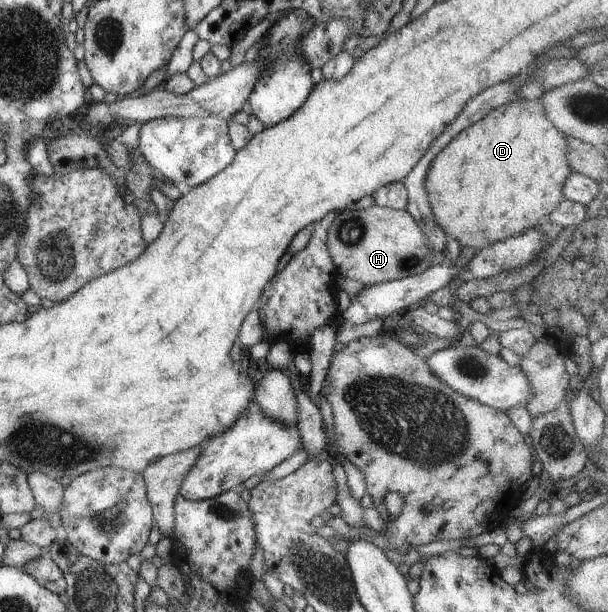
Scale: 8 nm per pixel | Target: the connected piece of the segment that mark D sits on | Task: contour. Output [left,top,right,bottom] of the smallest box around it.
[425,98,573,251]

